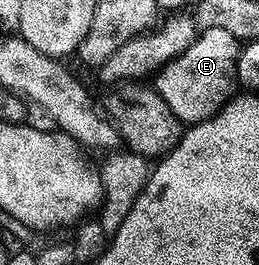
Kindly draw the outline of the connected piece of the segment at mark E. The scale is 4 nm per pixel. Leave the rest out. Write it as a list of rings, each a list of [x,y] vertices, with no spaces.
[[[204,28],[196,35],[193,43],[179,56],[172,56],[167,64],[158,72],[153,80],[156,92],[165,98],[169,110],[177,114],[177,118],[184,125],[200,124],[203,120],[209,120],[217,115],[228,104],[232,96],[237,92],[235,79],[235,62],[237,48],[229,42],[228,34],[220,28]]]

